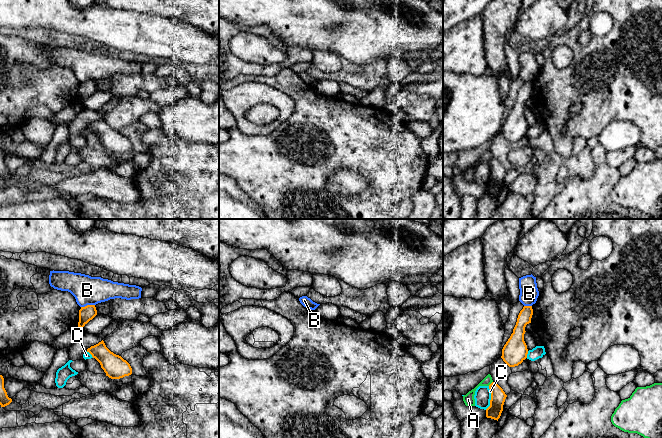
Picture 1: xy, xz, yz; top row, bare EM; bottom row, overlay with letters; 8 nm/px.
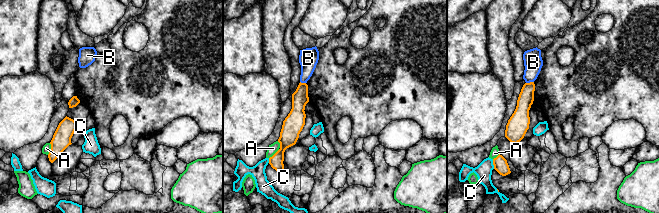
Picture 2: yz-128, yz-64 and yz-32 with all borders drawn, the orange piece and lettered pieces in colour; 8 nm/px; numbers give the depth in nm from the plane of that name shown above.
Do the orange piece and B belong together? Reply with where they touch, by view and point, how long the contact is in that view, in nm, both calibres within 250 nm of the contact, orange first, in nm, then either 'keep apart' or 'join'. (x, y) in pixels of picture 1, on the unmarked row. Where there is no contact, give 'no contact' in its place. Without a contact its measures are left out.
xy (87, 81) | 110 nm | 120/240 nm | keep apart

